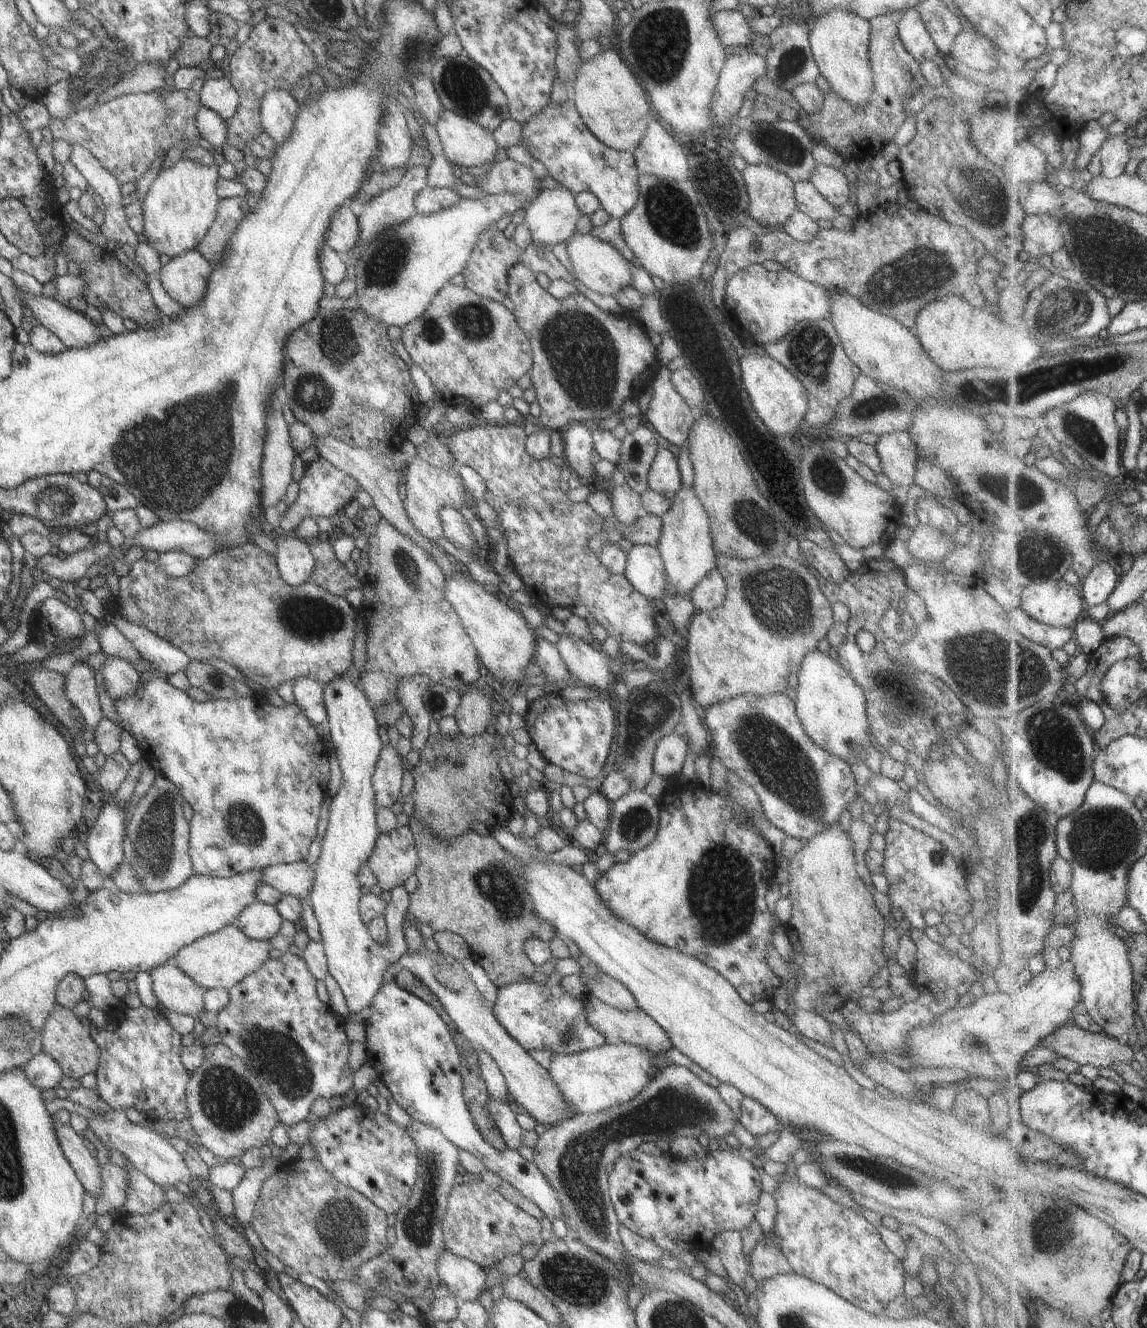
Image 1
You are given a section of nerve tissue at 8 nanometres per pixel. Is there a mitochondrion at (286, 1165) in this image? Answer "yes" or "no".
no

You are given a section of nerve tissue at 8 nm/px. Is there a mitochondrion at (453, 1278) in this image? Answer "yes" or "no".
no

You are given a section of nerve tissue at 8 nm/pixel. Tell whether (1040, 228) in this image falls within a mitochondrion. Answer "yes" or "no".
no

